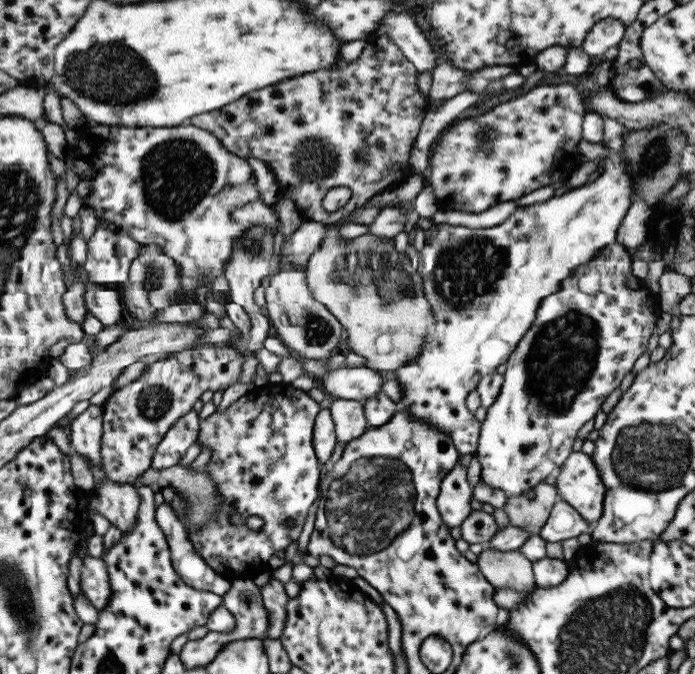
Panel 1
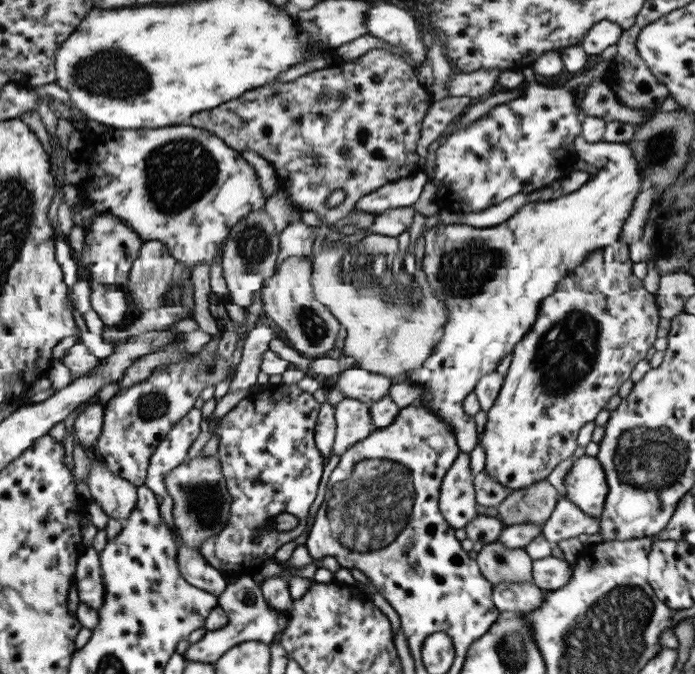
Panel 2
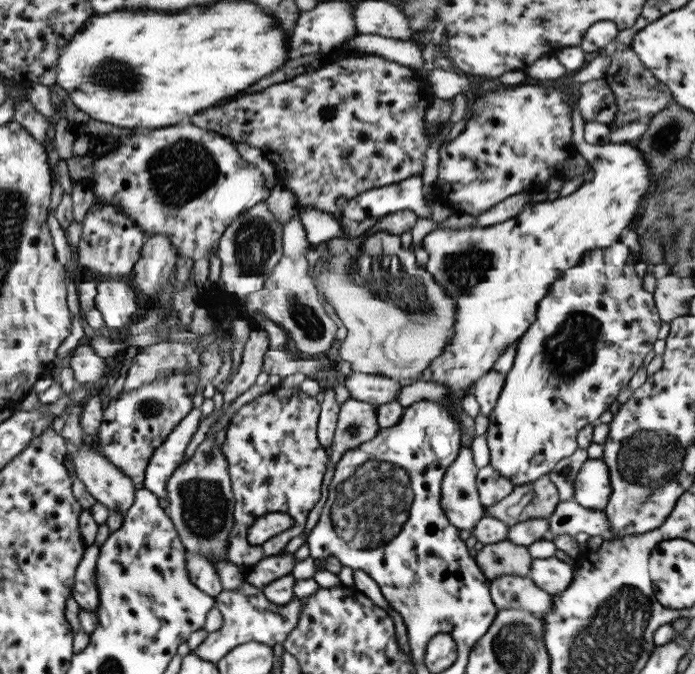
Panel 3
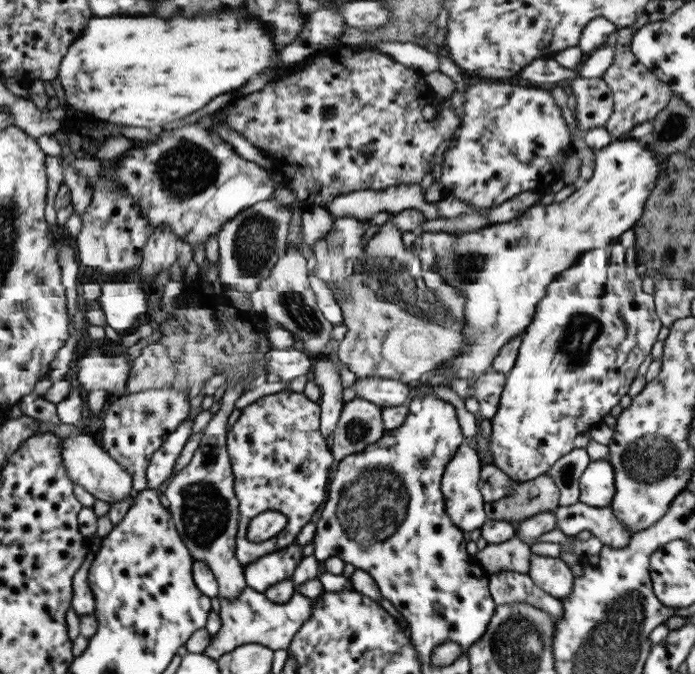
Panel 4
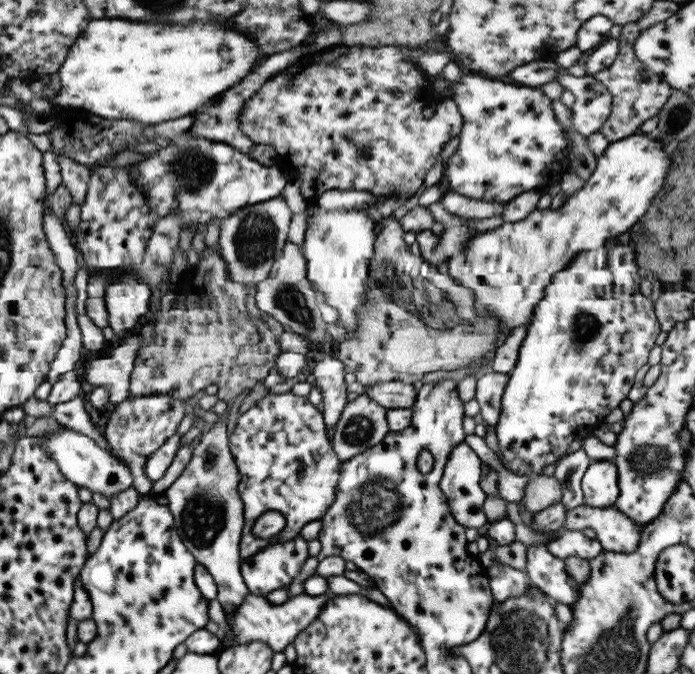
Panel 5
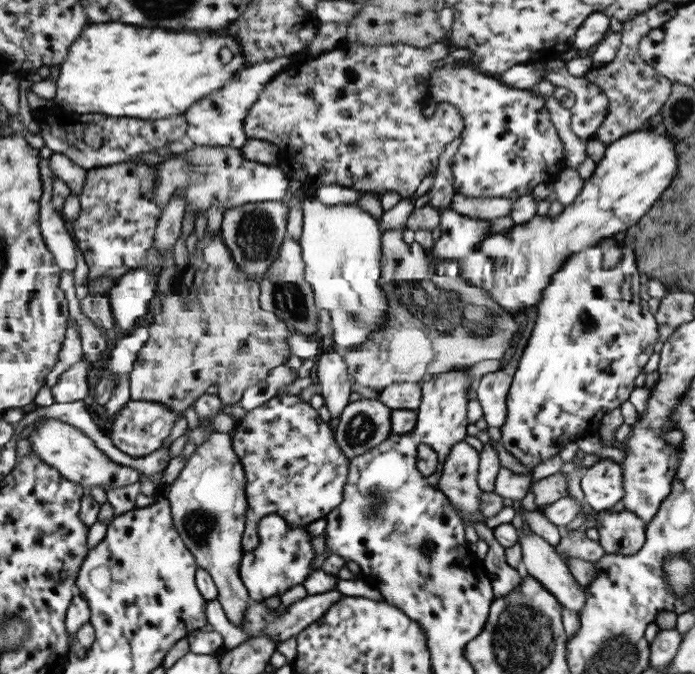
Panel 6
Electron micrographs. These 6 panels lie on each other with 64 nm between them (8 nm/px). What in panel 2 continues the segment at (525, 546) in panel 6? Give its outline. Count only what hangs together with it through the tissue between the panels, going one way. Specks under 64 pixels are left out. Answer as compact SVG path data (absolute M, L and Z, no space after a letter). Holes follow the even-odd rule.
M541 558L532 561L531 582L543 592L558 590L567 584L571 572L571 564L564 559Z

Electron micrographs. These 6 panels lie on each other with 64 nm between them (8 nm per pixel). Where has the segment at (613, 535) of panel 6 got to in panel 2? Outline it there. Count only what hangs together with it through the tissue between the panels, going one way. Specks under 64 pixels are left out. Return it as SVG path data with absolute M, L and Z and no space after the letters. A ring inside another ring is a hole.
M559 498L542 524L540 534L550 544L579 536L598 532L598 517L583 514L575 504L566 498Z

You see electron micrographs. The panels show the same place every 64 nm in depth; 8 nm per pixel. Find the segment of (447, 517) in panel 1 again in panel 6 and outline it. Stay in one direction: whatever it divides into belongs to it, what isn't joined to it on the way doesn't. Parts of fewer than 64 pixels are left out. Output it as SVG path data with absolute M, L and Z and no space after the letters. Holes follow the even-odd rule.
M465 441L456 442L445 457L438 478L438 489L458 510L458 515L468 520L483 520L478 509L481 489L477 484L478 452Z

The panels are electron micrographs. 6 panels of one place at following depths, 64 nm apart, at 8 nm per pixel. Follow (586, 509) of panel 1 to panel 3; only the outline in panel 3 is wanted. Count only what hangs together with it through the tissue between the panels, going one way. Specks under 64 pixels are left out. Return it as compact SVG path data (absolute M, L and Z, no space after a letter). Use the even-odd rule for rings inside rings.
M585 459L574 476L572 489L572 500L579 506L589 510L603 510L611 492L605 463L601 459Z

